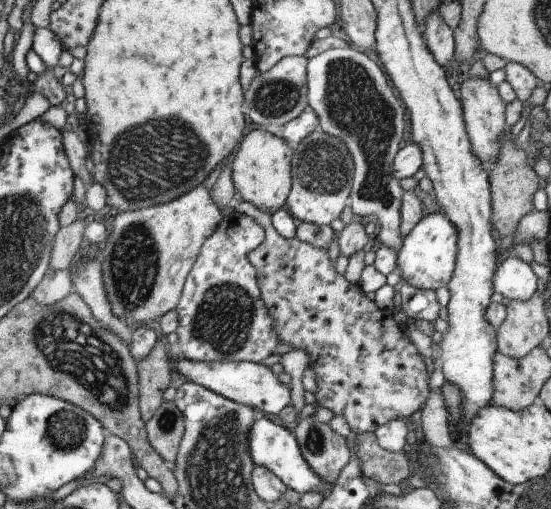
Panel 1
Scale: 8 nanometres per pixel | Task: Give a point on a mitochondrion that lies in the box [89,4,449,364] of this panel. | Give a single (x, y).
(356, 109)

